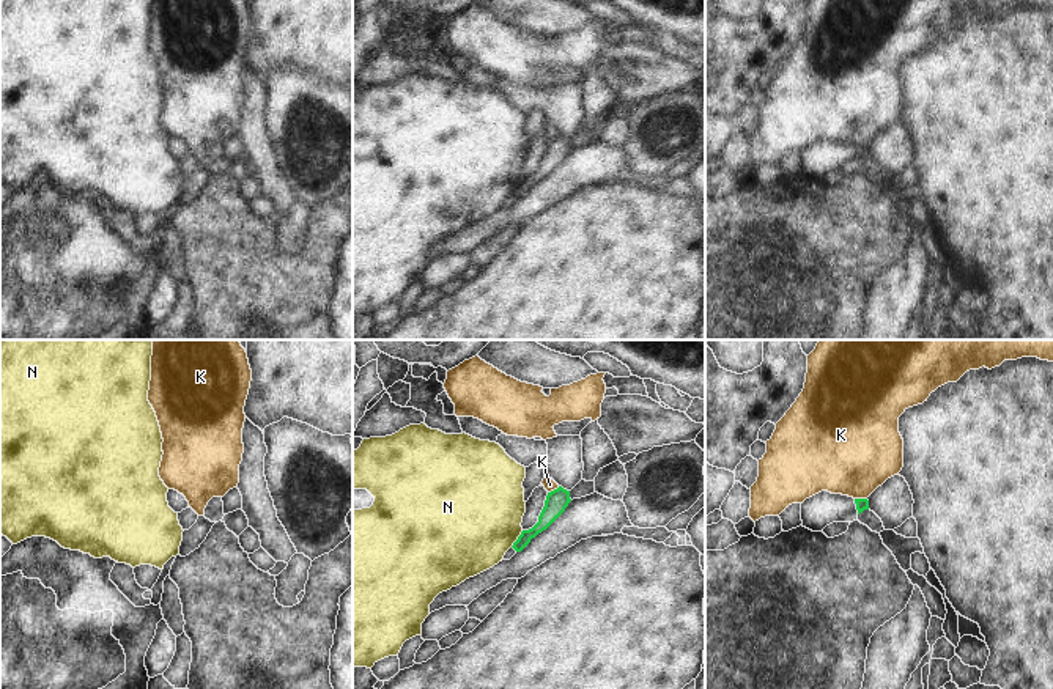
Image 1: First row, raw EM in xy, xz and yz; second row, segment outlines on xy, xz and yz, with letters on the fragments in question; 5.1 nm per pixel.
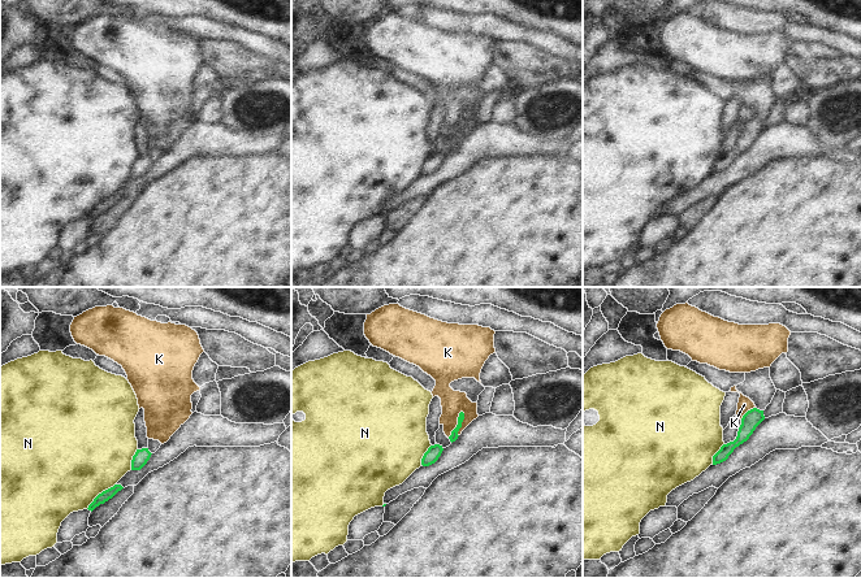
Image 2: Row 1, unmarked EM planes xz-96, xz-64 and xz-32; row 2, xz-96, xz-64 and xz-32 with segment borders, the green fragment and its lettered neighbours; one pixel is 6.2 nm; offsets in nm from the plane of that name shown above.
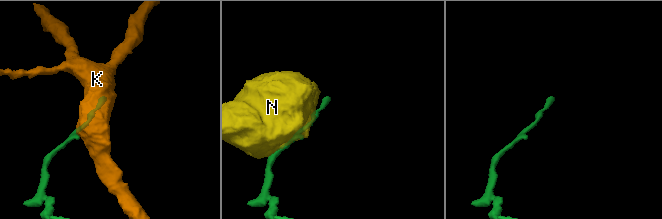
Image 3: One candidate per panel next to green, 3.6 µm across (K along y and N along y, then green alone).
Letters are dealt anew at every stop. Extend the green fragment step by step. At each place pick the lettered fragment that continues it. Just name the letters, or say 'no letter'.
no letter

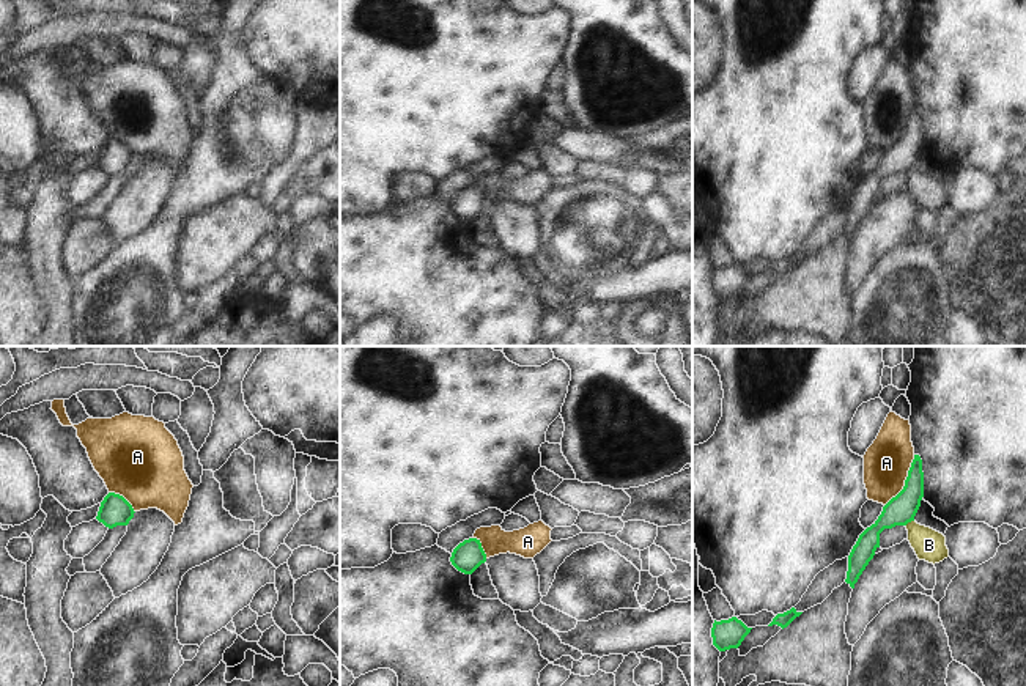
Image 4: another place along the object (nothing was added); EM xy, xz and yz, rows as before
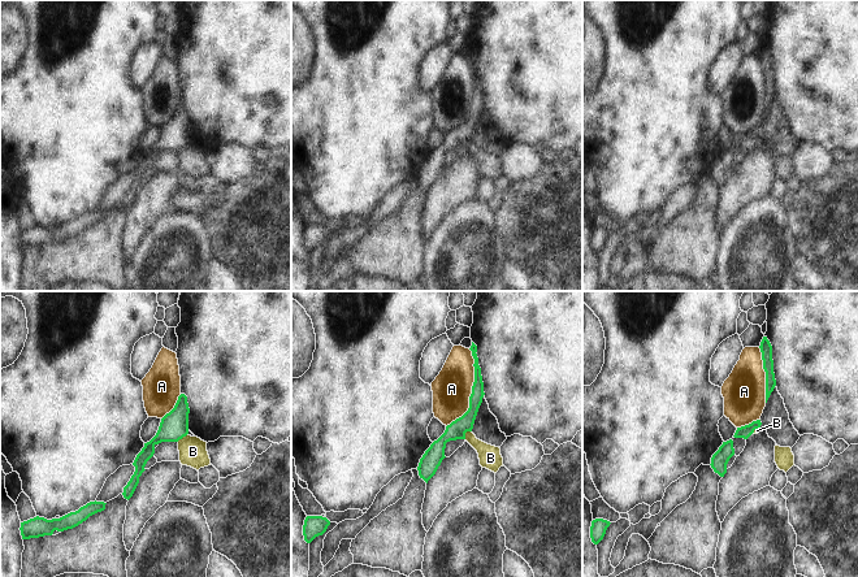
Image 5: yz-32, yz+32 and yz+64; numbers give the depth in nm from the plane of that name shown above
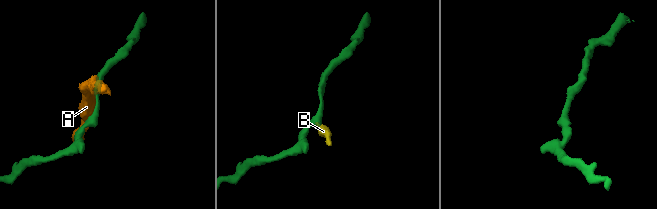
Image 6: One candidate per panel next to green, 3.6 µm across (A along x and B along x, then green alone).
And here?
no letter

